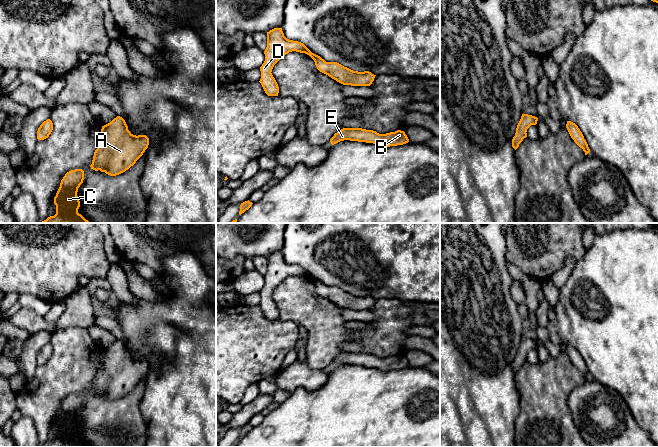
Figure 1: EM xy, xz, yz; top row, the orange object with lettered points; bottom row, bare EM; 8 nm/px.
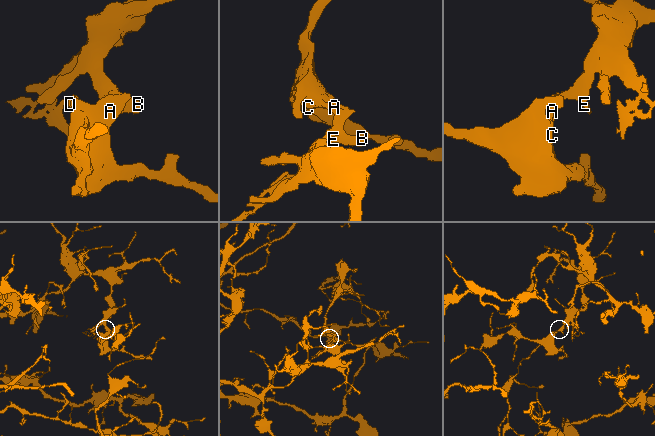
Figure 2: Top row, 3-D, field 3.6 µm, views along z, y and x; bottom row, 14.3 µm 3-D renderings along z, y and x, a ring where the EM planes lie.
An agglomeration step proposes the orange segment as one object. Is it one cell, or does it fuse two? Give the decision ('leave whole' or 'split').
leave whole

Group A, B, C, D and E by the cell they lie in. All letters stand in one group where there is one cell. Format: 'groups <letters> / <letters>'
groups A B C D E

